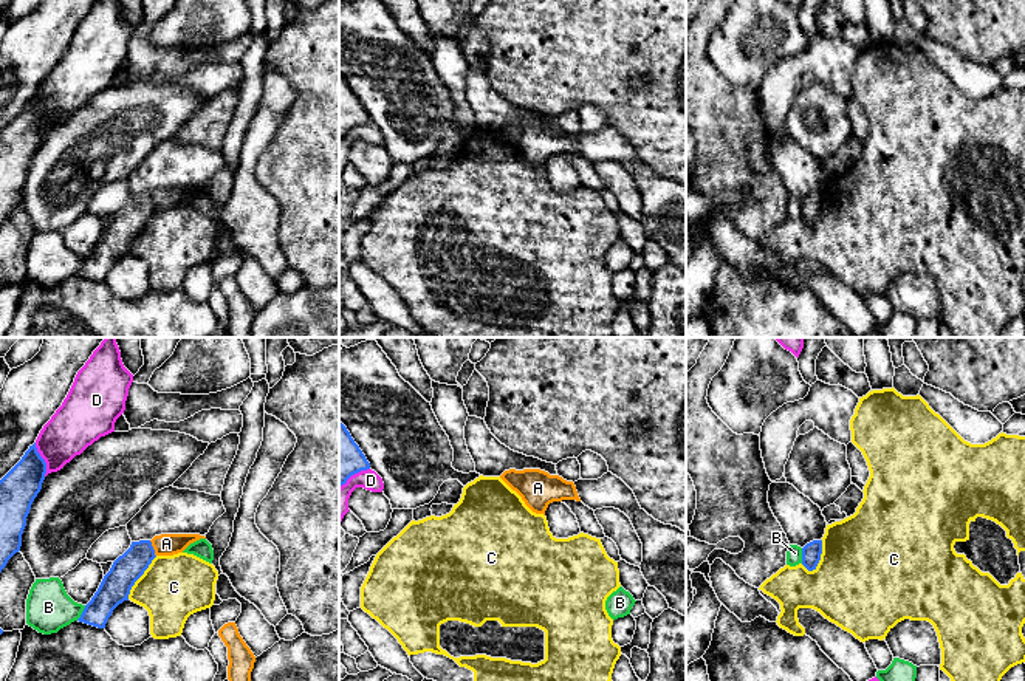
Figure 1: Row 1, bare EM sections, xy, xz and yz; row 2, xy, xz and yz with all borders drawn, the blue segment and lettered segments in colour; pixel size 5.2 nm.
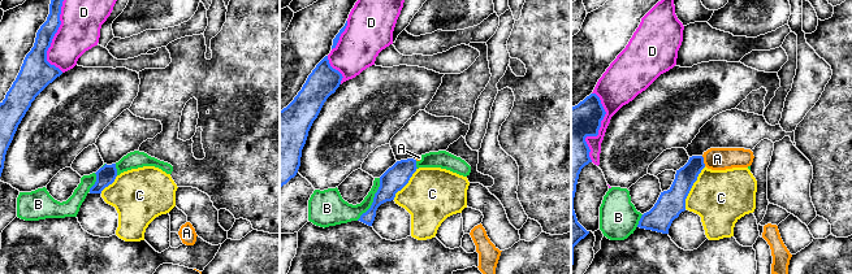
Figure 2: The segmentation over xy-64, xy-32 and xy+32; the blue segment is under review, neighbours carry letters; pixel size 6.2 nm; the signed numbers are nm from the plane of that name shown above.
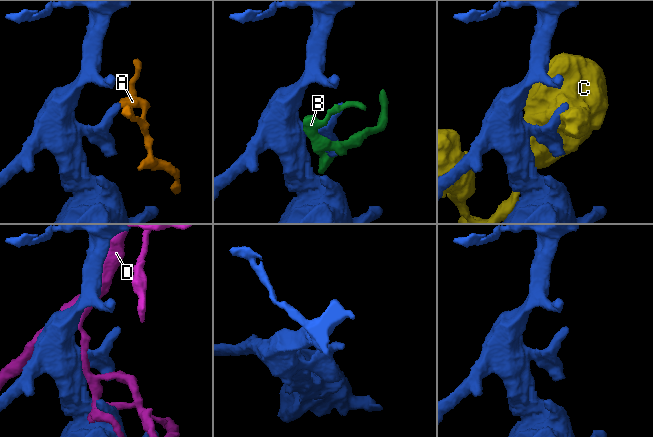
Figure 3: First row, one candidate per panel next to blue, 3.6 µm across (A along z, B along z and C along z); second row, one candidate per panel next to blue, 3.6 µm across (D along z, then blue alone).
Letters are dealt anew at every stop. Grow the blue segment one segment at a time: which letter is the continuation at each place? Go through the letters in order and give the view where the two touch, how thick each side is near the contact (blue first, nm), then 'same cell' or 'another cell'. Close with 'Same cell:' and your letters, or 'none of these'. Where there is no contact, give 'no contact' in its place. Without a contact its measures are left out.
A: xy | 160/110 nm | another cell
B: xy | 160/240 nm | another cell
C: xy | 160/340 nm | another cell
D: xy | 200/260 nm | another cell
Same cell: none of these

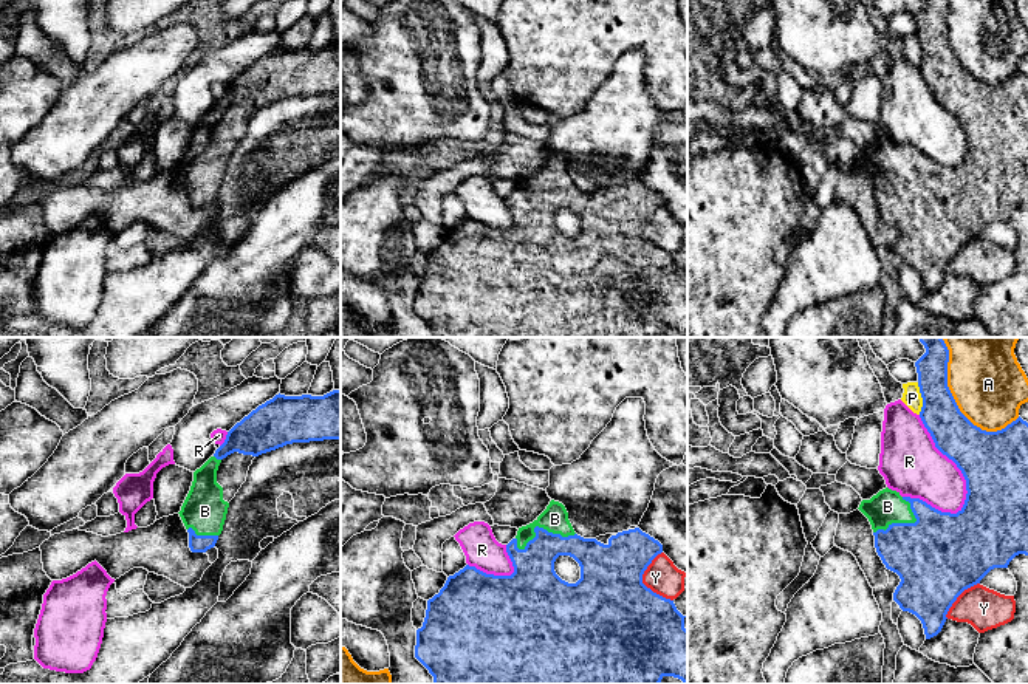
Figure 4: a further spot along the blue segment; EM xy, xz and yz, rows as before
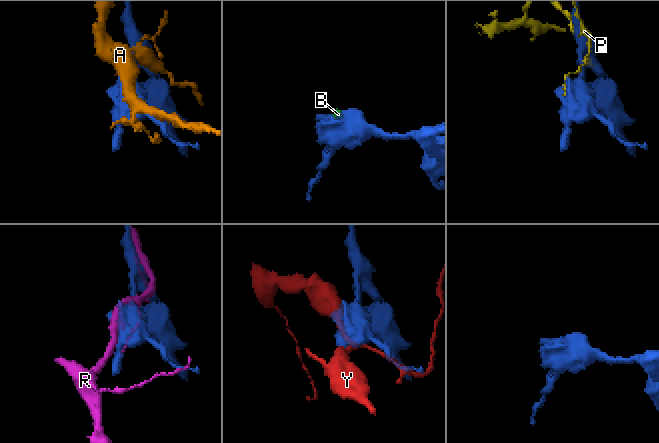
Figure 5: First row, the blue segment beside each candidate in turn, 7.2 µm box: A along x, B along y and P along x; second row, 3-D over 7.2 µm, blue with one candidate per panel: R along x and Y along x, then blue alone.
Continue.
A: yz | 220/380 nm | another cell
B: xz | 220/140 nm | same cell
P: yz | 220/100 nm | another cell
R: yz | 340/320 nm | another cell
Y: xz | 500/180 nm | another cell
Same cell: B

